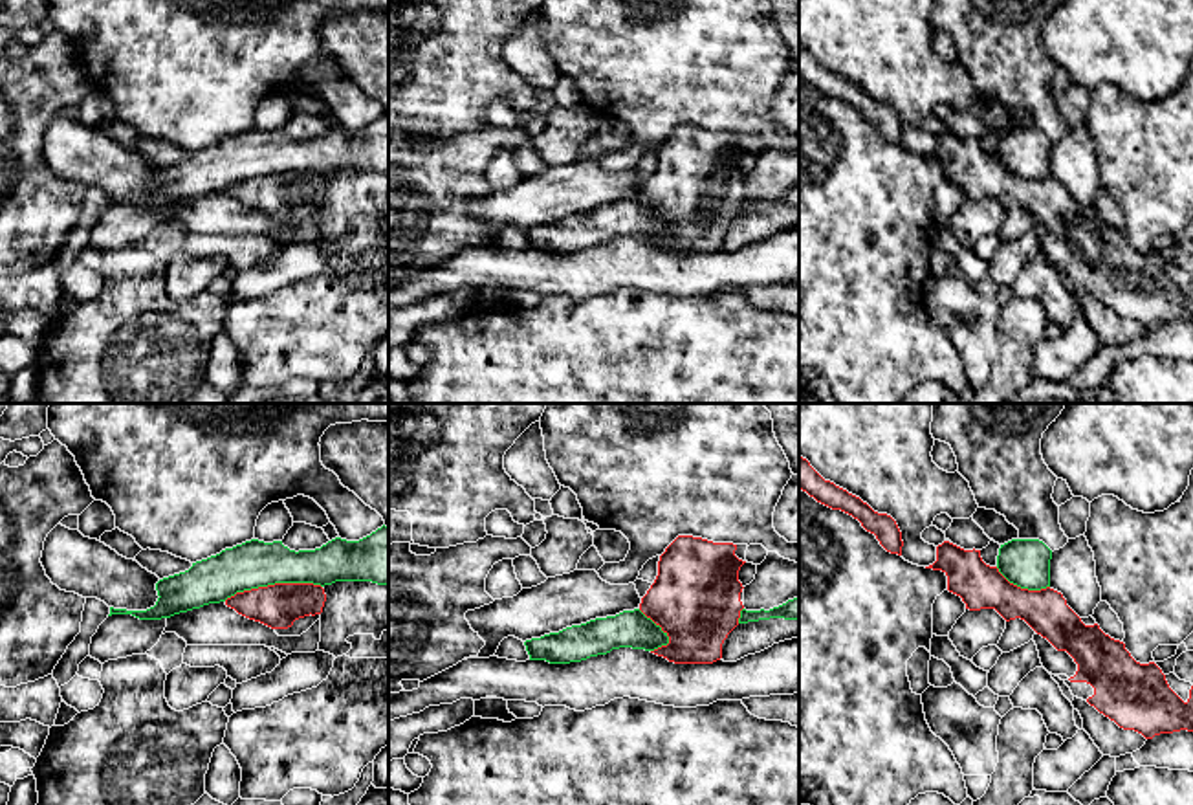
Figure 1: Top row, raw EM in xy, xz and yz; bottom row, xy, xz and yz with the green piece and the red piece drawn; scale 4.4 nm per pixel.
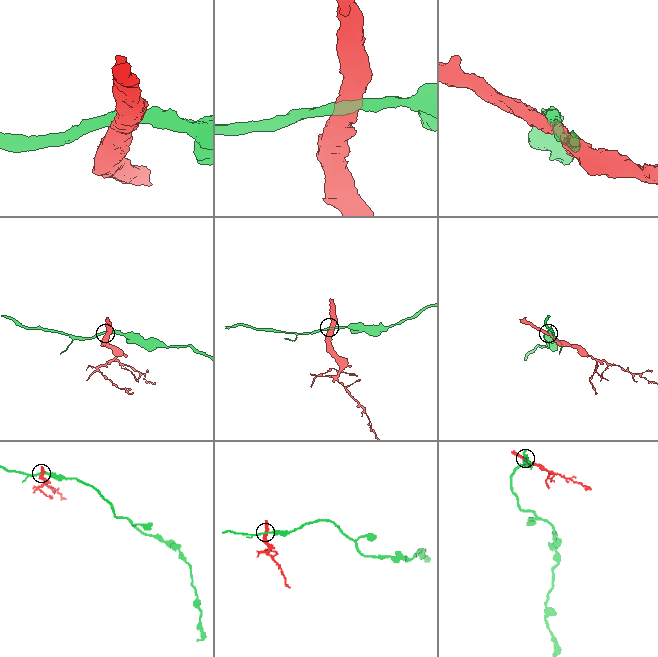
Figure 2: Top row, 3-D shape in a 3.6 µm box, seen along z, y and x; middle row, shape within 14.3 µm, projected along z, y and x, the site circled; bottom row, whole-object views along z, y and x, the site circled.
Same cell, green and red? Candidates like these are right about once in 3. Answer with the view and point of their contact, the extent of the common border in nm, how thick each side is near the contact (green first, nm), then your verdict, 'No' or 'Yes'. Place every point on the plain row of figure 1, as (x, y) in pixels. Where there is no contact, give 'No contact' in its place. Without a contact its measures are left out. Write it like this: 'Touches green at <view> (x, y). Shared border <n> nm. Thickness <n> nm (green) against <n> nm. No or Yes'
Touches green at xy (272, 173). Shared border 440 nm. Thickness 200 nm (green) against 190 nm. No

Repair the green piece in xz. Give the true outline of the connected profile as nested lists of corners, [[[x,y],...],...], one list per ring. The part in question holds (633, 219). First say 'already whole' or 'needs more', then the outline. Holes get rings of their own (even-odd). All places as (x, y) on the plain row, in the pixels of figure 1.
already whole; [[[640,198],[596,207],[524,231],[530,249],[546,249],[550,253],[581,251],[619,237],[654,240],[667,233],[667,222]]]

